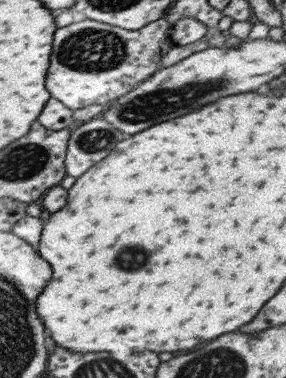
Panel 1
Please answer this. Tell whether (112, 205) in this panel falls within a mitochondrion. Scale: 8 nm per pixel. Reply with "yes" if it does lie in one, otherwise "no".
no

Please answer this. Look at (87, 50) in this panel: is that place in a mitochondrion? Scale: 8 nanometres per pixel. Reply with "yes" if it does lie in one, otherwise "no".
yes

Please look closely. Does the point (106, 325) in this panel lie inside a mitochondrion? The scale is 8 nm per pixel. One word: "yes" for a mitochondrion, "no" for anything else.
no

